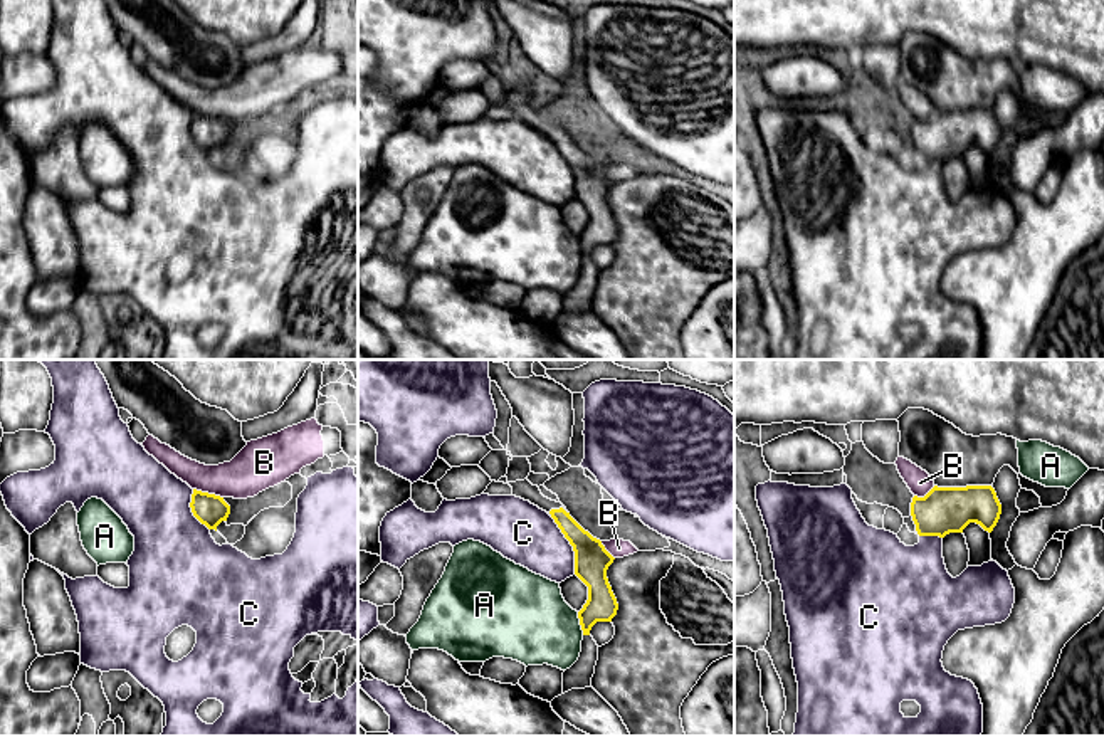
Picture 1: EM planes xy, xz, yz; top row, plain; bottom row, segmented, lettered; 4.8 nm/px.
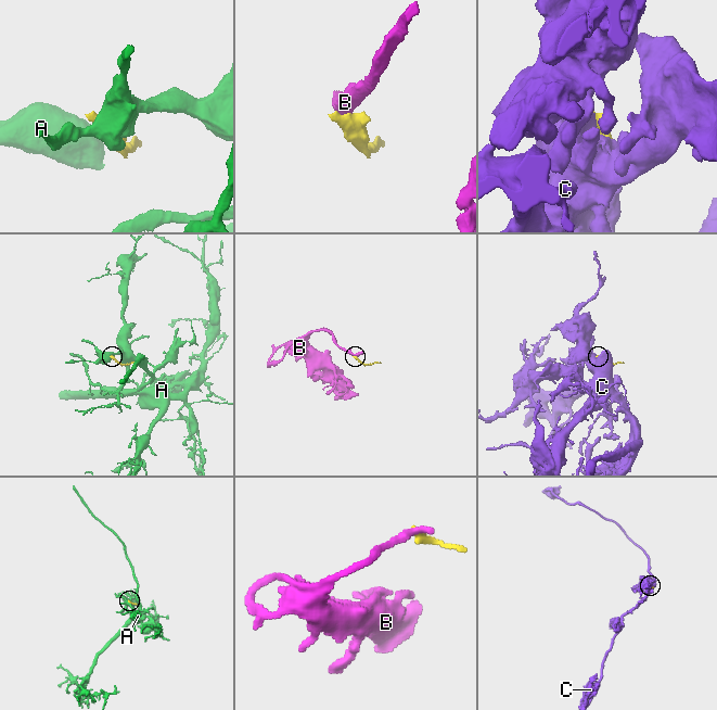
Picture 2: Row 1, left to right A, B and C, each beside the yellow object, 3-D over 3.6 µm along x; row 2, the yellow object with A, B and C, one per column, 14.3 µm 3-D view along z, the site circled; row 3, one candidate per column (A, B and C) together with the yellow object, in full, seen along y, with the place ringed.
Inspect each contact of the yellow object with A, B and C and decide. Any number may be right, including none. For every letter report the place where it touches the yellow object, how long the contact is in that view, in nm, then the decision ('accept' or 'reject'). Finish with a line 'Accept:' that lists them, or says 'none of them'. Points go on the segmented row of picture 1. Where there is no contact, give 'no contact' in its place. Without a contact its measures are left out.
A: contact xz (580, 624); length 120 nm; reject
B: contact xy (207, 493); length 150 nm; accept
C: contact xz (570, 543); length 300 nm; reject
Accept: B

